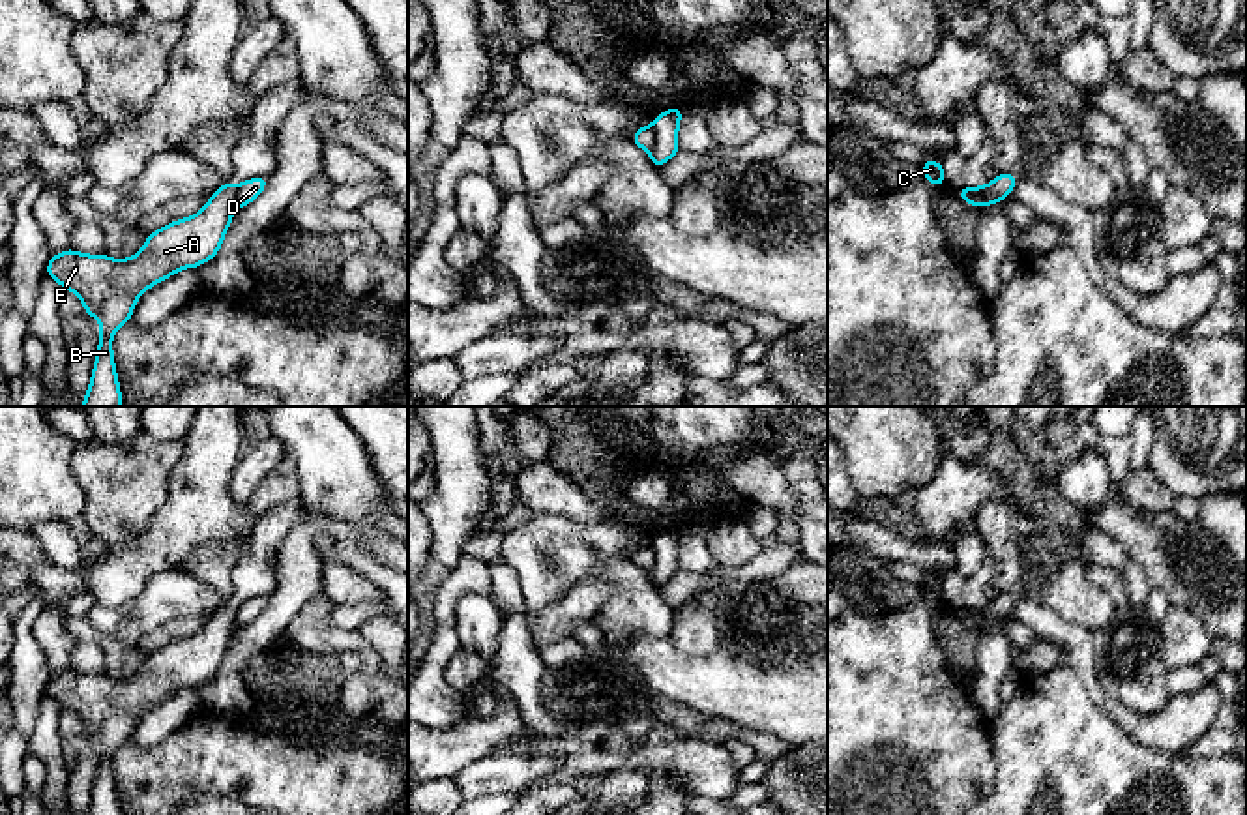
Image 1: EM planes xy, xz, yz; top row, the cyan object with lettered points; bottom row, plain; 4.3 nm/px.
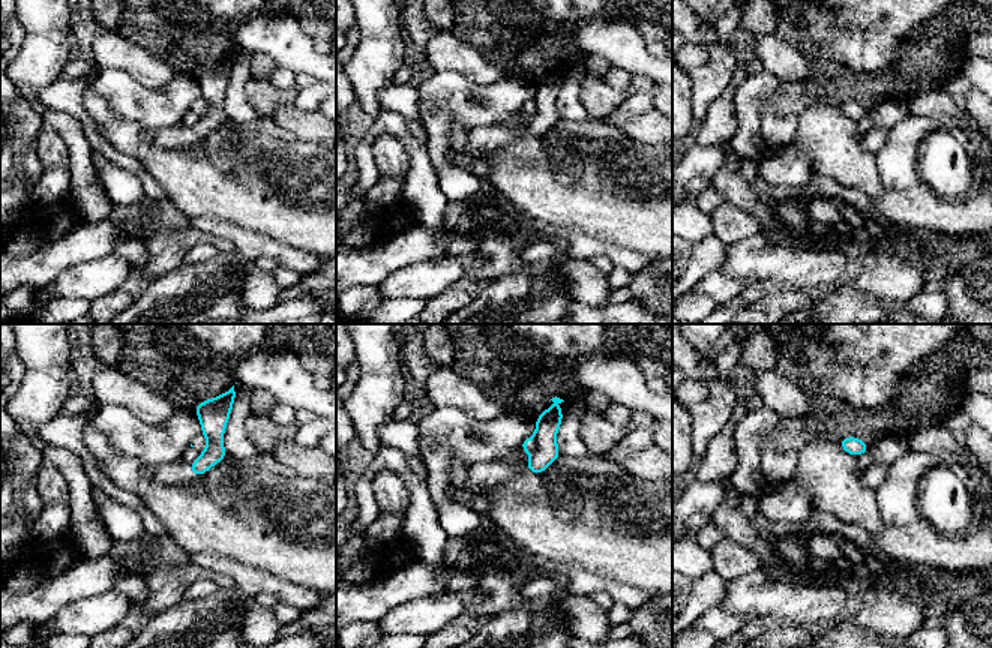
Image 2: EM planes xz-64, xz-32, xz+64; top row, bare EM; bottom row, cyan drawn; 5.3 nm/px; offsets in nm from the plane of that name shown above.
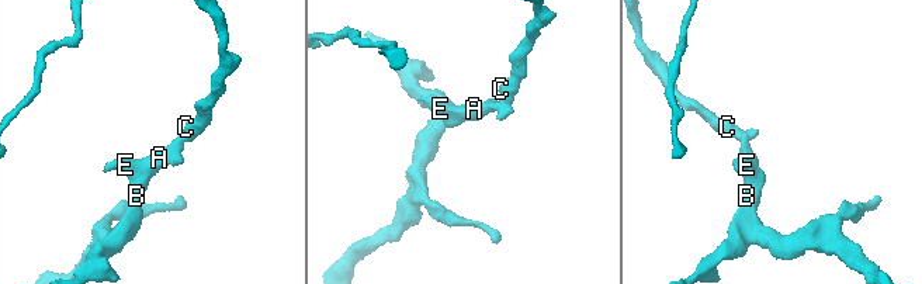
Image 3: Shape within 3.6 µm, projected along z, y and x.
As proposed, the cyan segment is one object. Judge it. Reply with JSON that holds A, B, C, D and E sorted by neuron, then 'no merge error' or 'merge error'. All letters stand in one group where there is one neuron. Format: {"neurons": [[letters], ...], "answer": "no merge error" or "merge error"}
{"neurons": [["A", "B", "E"], ["C", "D"]], "answer": "merge error"}

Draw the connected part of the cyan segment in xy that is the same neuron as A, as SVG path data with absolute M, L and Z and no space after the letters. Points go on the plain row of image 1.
M234 601L223 603L198 633L152 652L144 667L129 678L86 674L71 667L51 674L45 695L75 712L84 723L84 733L101 742L86 815L122 815L112 772L116 749L131 740L137 718L146 708L182 688L197 689L217 674L234 637L236 611Z

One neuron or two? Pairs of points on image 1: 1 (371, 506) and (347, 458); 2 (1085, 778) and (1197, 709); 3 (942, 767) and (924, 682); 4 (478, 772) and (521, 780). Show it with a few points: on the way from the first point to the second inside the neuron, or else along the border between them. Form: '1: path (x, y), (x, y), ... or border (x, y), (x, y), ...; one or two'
1: path (360, 495), (347, 482), (347, 469); one
2: border (1107, 714), (1137, 742), (1182, 752); two
3: path (924, 746), (924, 703); one
4: path (489, 774), (510, 774); one

